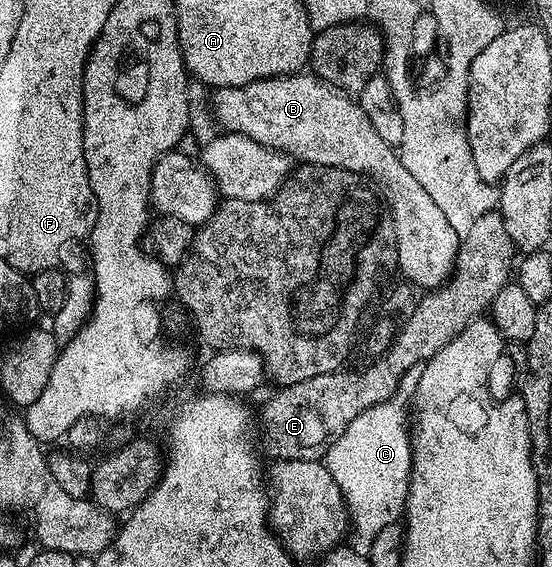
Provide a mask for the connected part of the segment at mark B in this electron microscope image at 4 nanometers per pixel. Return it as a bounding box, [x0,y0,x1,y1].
[214,71,461,291]

